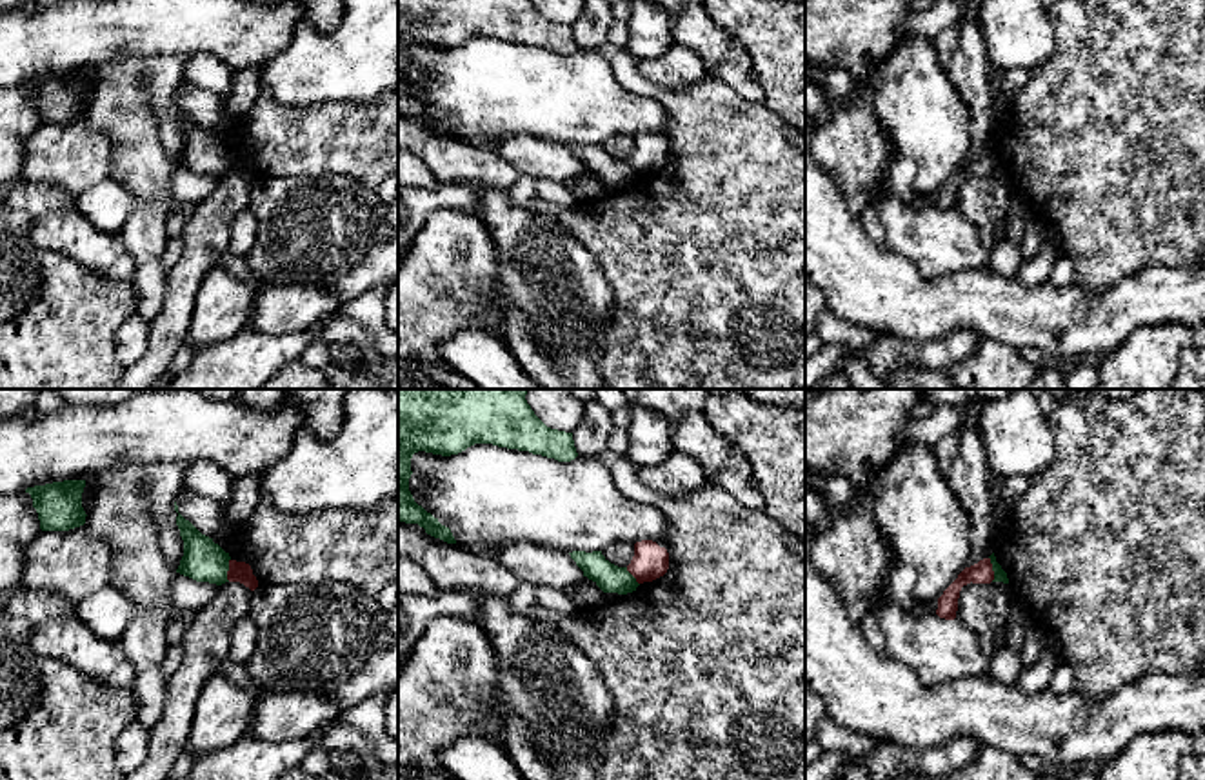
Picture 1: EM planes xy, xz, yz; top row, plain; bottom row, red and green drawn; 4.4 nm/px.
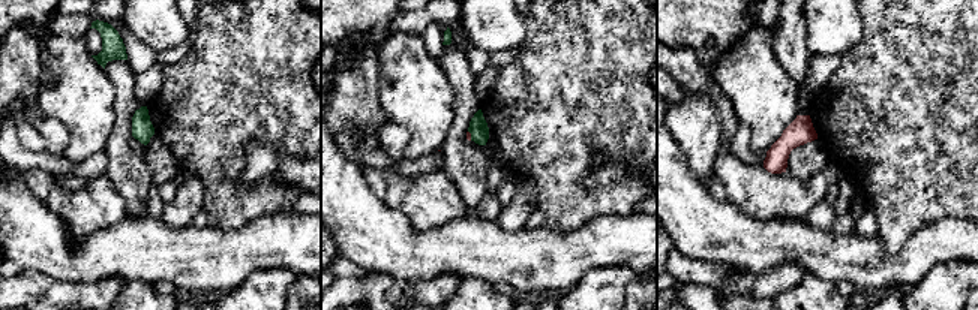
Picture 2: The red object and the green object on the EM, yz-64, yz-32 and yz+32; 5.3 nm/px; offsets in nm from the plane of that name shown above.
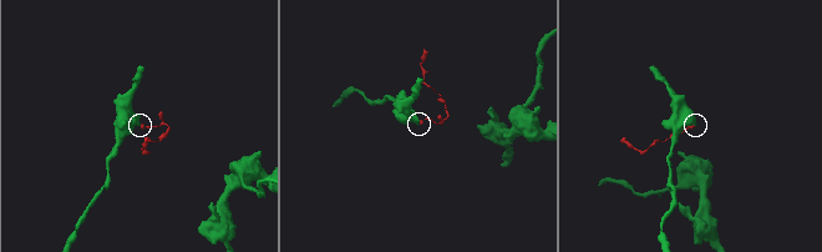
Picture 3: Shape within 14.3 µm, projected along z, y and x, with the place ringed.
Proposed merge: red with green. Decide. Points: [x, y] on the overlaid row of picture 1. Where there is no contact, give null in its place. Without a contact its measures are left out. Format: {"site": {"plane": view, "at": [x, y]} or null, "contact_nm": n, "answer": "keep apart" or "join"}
{"site": {"plane": "yz", "at": [991, 570]}, "contact_nm": 110, "answer": "keep apart"}

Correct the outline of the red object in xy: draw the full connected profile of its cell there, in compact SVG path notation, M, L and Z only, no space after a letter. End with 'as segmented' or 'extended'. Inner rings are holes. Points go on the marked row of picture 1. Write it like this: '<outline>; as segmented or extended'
M229 560L227 580L240 582L245 587L249 587L251 591L254 591L258 587L258 580L253 575L251 565L245 562Z; as segmented

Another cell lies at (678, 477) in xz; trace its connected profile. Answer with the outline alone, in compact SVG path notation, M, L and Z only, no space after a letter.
M676 449L660 465L638 467L638 478L649 489L671 498L687 498L709 485L700 464Z

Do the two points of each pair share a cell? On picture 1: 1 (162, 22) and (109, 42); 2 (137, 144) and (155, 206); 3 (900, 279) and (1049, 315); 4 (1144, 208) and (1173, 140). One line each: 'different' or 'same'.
1: same
2: same
3: same
4: same

